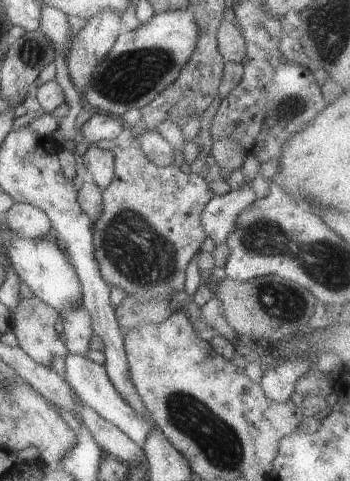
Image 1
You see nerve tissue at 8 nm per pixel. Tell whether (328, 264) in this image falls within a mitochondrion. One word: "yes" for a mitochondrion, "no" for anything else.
yes

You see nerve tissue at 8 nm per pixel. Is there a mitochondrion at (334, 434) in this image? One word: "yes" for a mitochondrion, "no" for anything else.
no

